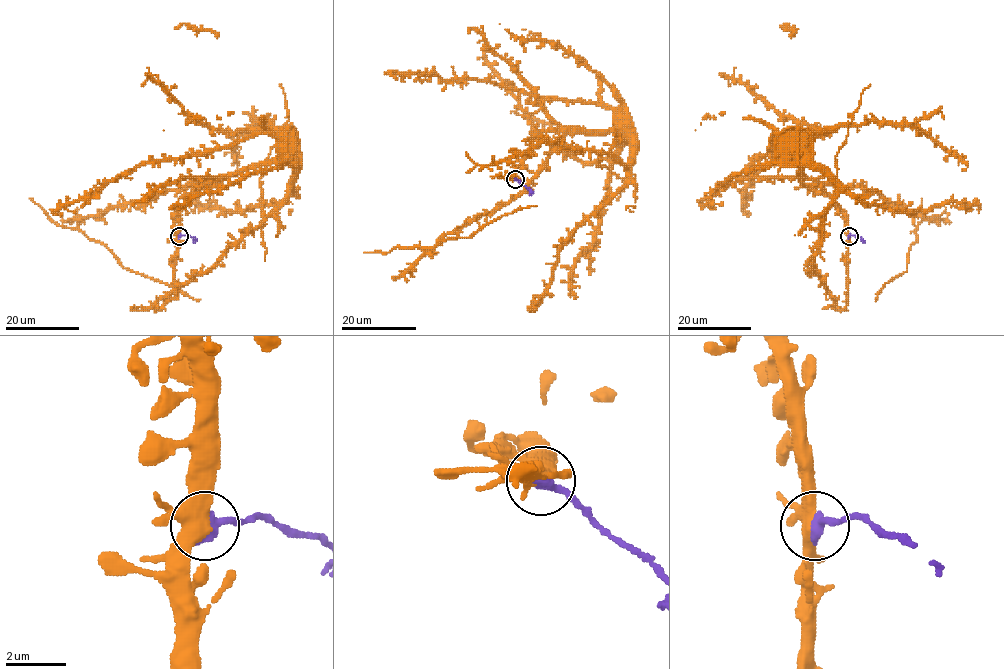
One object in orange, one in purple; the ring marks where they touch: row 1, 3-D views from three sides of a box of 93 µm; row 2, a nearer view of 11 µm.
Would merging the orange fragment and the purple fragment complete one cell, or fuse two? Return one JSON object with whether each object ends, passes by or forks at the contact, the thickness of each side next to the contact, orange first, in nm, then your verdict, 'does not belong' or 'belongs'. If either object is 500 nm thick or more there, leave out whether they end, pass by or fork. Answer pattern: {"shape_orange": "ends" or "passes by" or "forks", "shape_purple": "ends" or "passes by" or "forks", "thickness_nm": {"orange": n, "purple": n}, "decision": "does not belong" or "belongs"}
{"shape_orange": "forks", "shape_purple": "ends", "thickness_nm": {"orange": 420, "purple": 440}, "decision": "does not belong"}

